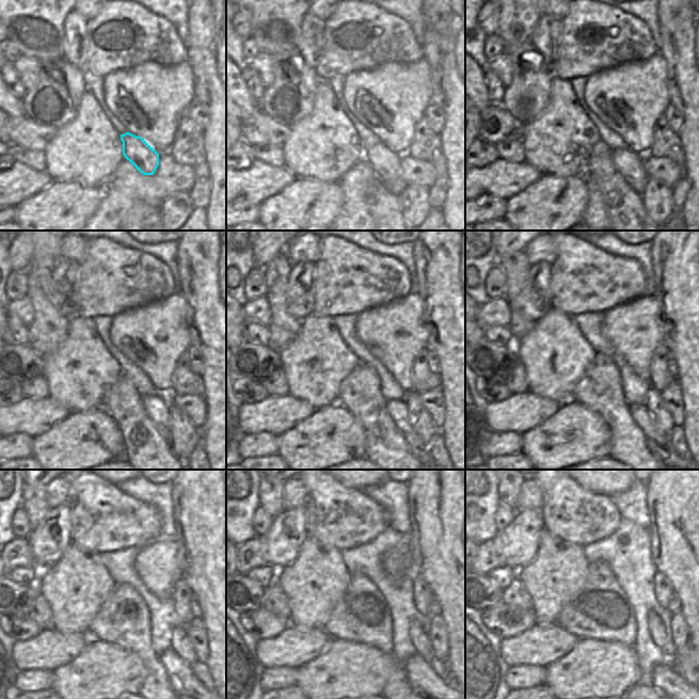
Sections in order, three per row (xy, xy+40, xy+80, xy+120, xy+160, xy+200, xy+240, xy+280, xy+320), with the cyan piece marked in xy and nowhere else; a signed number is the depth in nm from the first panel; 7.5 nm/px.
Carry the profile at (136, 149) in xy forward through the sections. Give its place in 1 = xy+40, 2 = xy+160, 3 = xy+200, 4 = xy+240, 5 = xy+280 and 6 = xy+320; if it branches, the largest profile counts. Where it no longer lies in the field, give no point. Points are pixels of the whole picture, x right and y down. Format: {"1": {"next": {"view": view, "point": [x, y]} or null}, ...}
{"1": {"next": {"view": "xy+40", "point": [385, 163]}}, "2": {"next": {"view": "xy+160", "point": [397, 409]}}, "3": {"next": {"view": "xy+200", "point": [658, 443]}}, "4": {"next": {"view": "xy+240", "point": [183, 681]}}, "5": {"next": {"view": "xy+280", "point": [422, 678]}}, "6": {"next": {"view": "xy+320", "point": [665, 679]}}}

